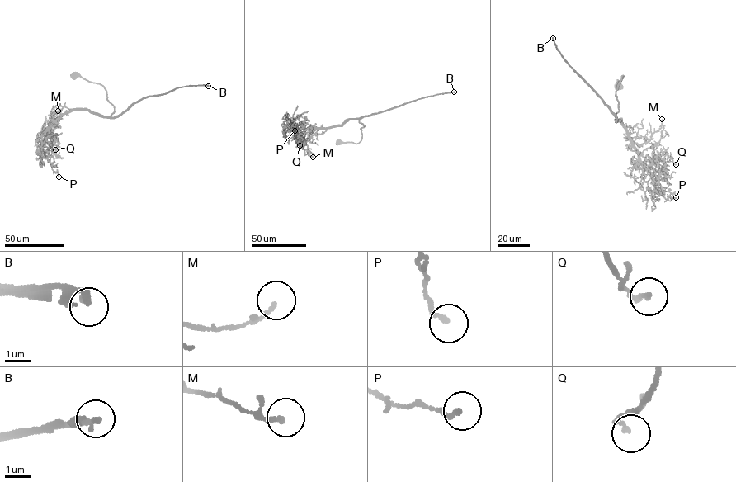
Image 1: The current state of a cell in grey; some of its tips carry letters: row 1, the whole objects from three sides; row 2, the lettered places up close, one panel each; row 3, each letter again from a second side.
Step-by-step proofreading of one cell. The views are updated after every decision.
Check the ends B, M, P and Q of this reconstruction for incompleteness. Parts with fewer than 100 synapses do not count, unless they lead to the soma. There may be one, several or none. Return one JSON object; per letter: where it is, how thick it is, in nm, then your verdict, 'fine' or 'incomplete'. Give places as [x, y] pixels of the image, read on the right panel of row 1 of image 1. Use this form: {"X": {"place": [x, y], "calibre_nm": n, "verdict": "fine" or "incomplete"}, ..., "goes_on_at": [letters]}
{"B": {"place": [553, 38], "calibre_nm": 220, "verdict": "incomplete"}, "M": {"place": [662, 119], "calibre_nm": 160, "verdict": "fine"}, "P": {"place": [676, 197], "calibre_nm": 160, "verdict": "fine"}, "Q": {"place": [676, 164], "calibre_nm": 170, "verdict": "fine"}, "goes_on_at": ["B"]}

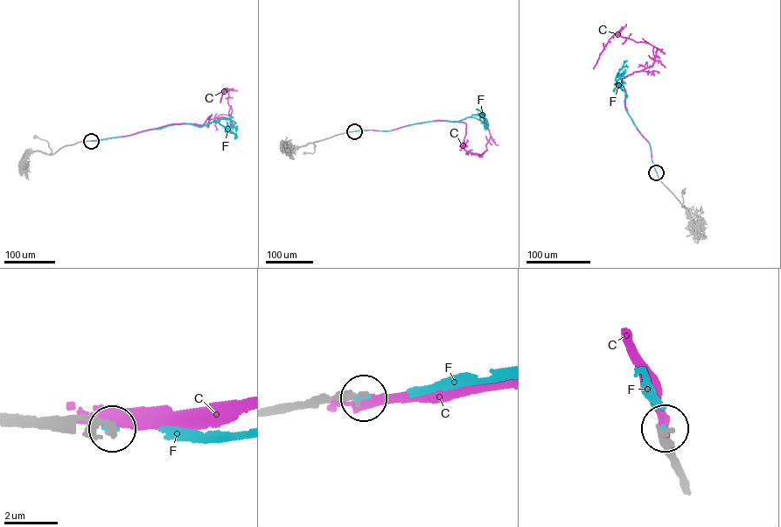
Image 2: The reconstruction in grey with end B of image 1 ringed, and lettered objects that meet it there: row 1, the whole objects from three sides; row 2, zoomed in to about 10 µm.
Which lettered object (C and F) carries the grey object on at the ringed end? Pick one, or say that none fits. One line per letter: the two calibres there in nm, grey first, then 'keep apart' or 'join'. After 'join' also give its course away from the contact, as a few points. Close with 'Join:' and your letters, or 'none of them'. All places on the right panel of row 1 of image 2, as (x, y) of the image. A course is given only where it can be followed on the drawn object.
C: 380/440 nm | keep apart
F: 340/100 nm | join | via (656, 172), (649, 143), (633, 123), (624, 104), (627, 94), (614, 84), (621, 84), (621, 90)
Join: F

